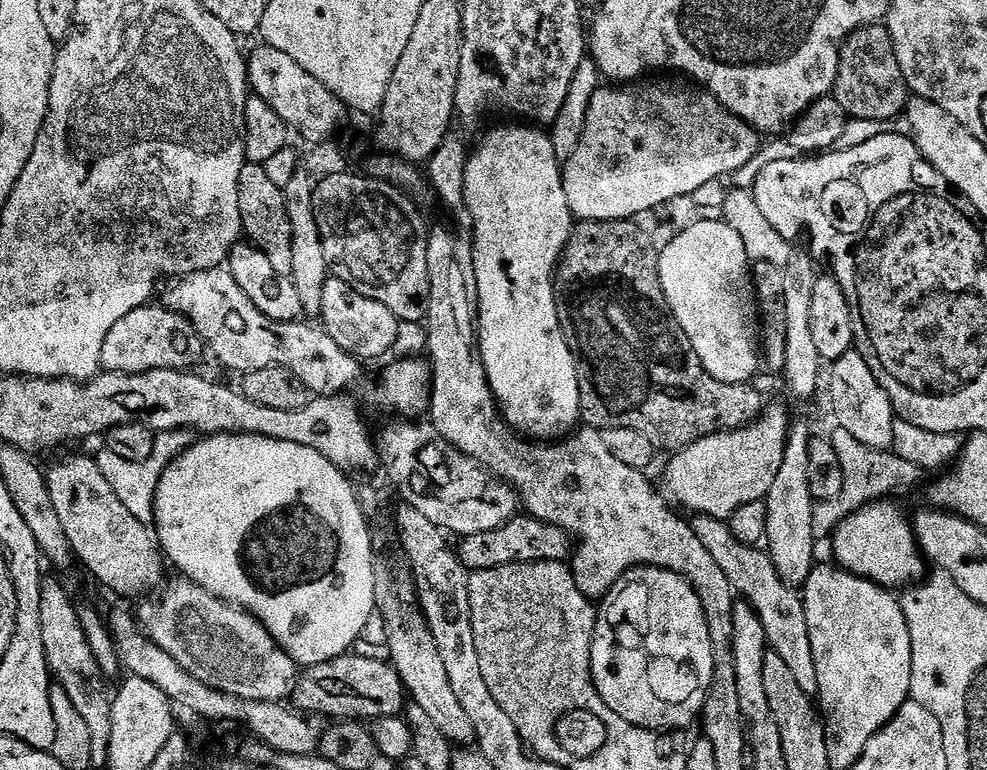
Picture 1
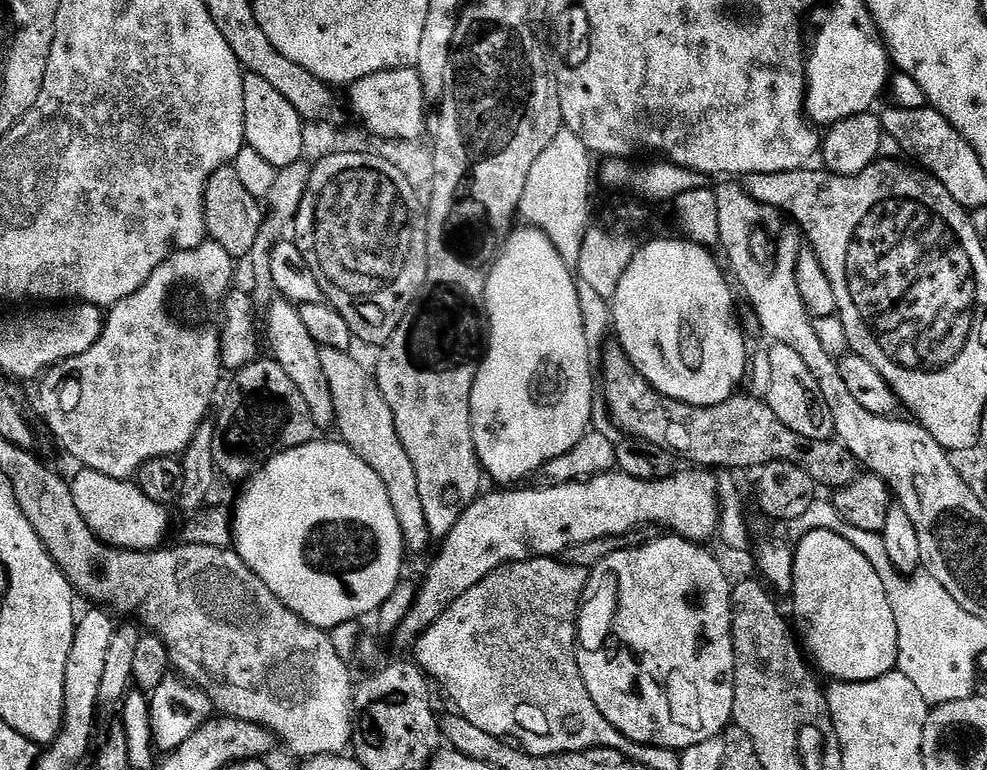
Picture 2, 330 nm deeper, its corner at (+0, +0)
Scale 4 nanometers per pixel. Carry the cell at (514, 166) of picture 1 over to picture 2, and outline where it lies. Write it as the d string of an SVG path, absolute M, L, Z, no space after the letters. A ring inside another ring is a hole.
M531 226L518 228L507 237L492 271L488 273L484 295L486 351L470 394L474 446L480 467L487 479L489 476L497 480L500 486L515 485L512 484L515 480L524 480L531 472L539 473L545 464L566 454L590 431L594 411L593 353L583 332L577 277L542 230Z

